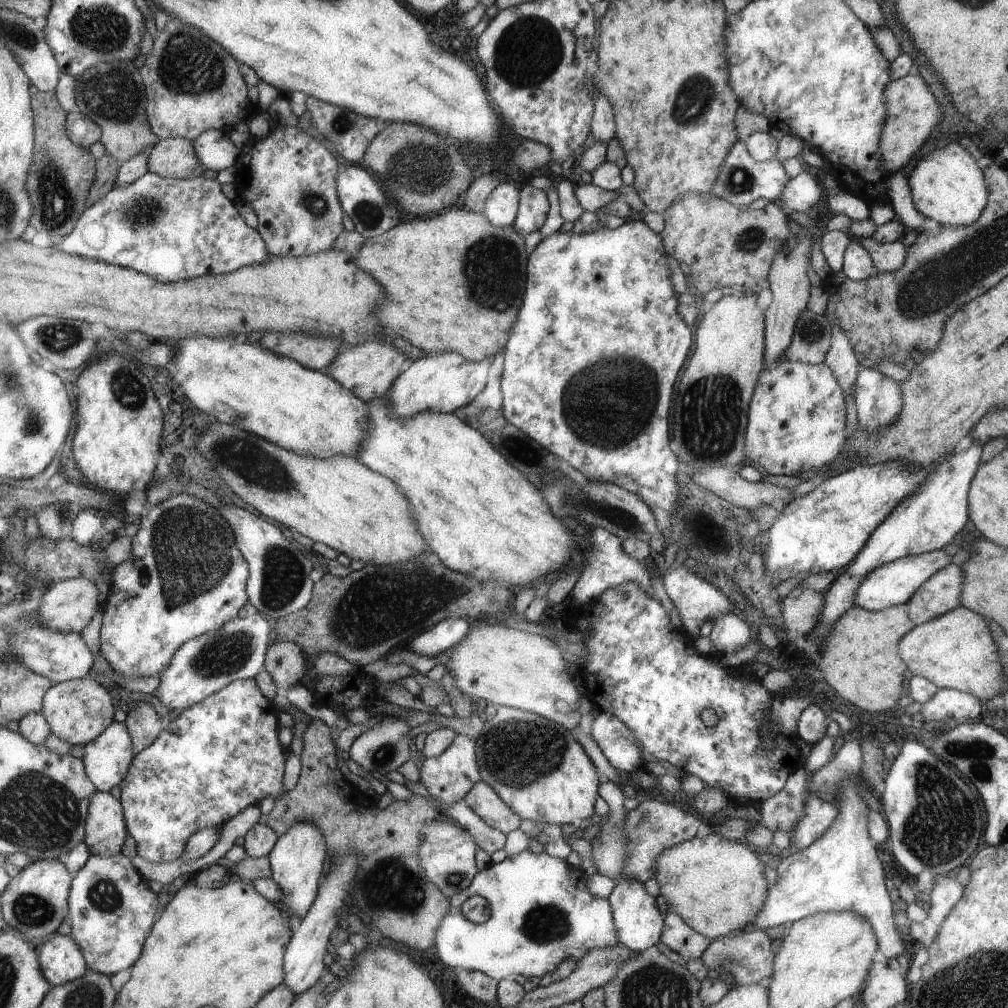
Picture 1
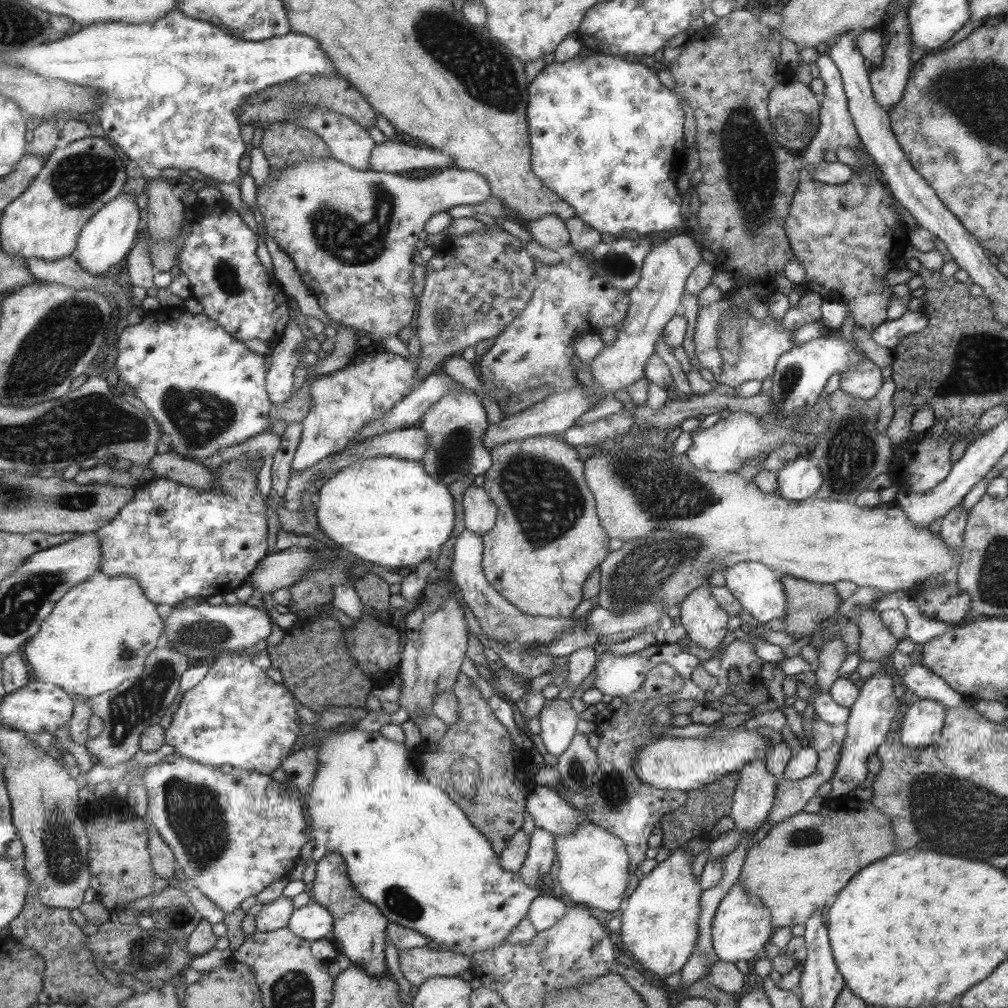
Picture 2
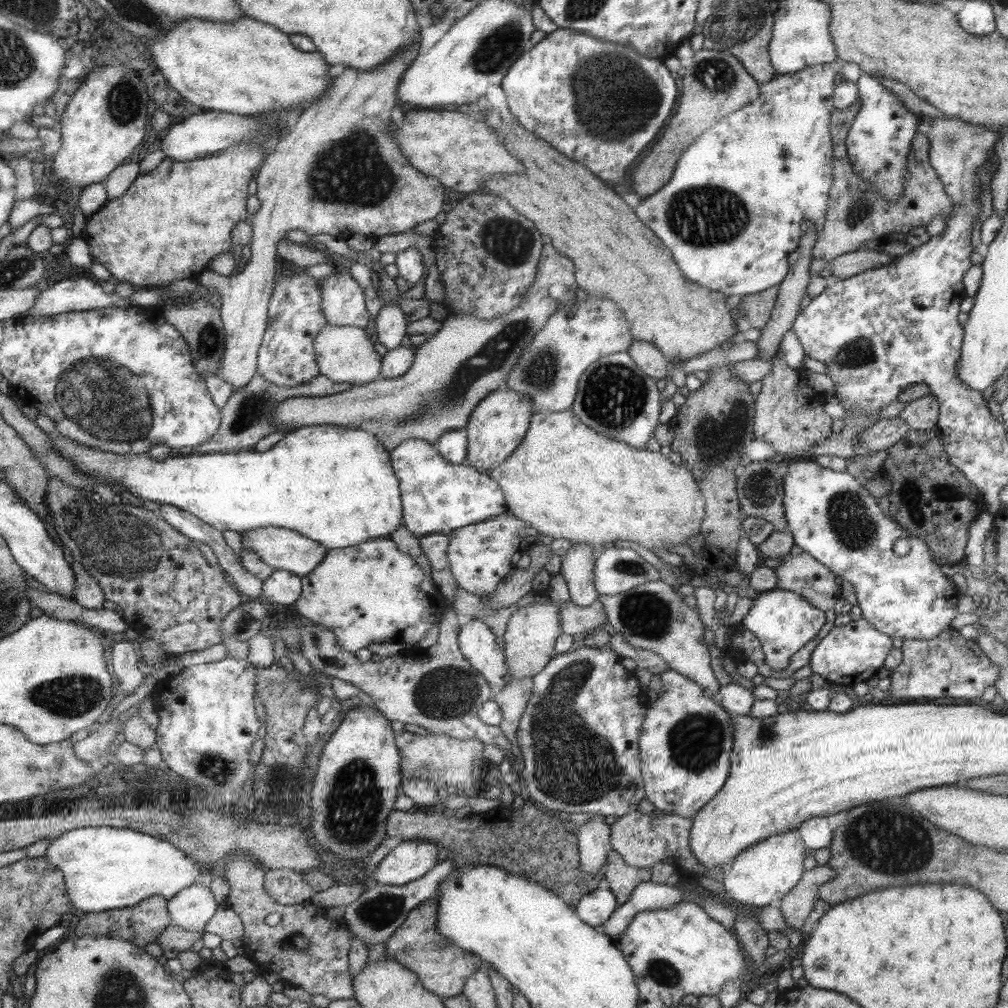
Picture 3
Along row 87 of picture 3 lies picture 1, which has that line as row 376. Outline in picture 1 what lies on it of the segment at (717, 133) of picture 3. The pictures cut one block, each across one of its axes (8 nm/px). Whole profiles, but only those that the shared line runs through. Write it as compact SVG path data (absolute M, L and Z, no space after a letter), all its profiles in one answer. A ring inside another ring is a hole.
M781 358L771 368L766 368L765 372L761 372L760 380L757 383L756 391L753 392L752 403L749 404L749 422L745 431L745 460L748 465L757 464L763 469L763 475L795 475L811 468L823 467L832 462L837 455L840 454L841 448L844 447L844 429L846 422L846 406L843 400L843 392L839 388L839 383L835 380L833 372L823 363L819 364L803 364L803 362L793 362Z

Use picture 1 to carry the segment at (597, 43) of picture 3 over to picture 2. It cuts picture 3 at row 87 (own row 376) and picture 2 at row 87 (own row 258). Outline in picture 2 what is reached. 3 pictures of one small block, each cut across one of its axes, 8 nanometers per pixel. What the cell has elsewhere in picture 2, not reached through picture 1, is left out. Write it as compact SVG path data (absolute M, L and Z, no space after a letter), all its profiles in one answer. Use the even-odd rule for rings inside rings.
M593 53L592 55L573 58L563 62L553 61L544 66L539 74L535 75L528 84L528 137L531 143L531 167L536 177L541 179L546 187L549 187L554 194L564 199L565 203L576 211L575 216L583 223L588 224L593 230L603 234L609 234L615 238L645 238L645 234L652 232L663 232L676 230L681 226L681 198L677 196L675 178L684 174L686 162L686 146L683 146L683 110L677 96L671 89L667 90L655 74L645 68L641 63L625 61L623 57Z

